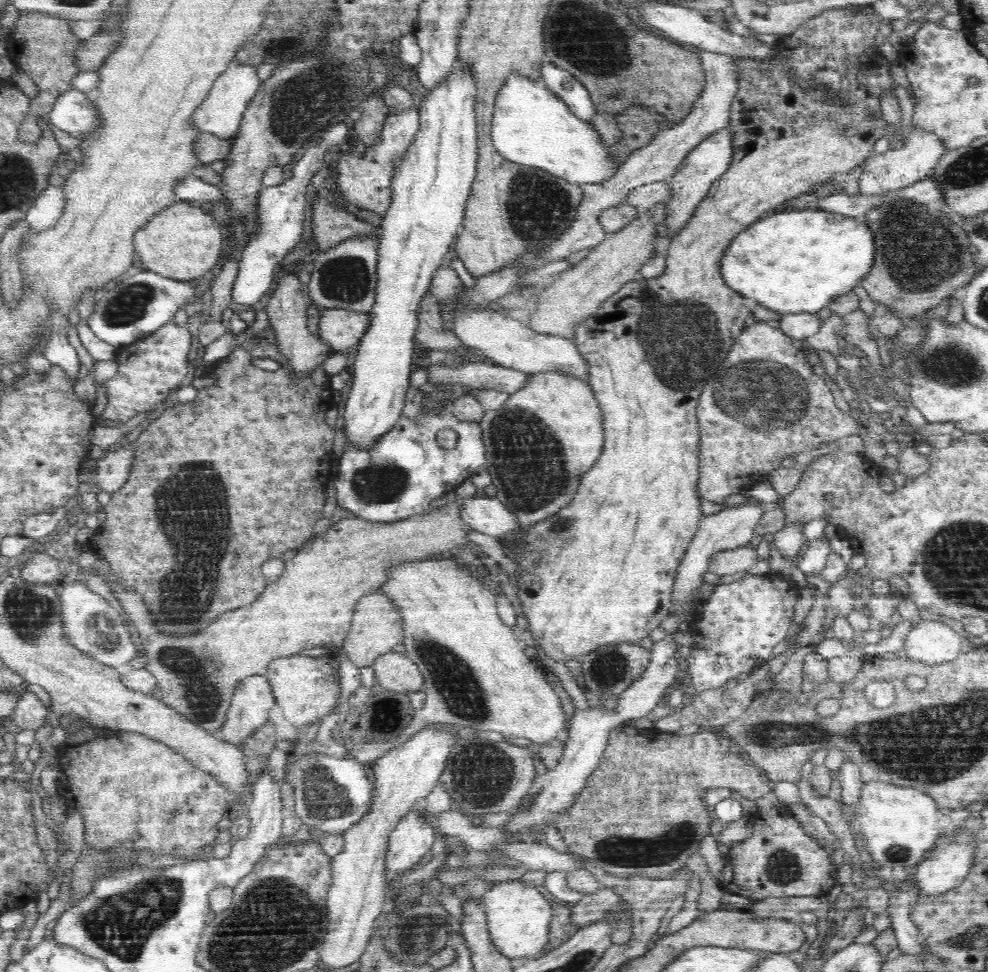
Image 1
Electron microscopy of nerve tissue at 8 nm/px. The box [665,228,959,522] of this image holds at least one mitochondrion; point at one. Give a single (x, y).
(737, 394)

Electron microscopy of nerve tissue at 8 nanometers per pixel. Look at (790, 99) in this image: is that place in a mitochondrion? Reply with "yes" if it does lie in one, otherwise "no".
no

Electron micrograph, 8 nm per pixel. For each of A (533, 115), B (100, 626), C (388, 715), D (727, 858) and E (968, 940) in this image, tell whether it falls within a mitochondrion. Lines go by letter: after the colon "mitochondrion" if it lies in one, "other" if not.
A: other
B: mitochondrion
C: mitochondrion
D: other
E: mitochondrion

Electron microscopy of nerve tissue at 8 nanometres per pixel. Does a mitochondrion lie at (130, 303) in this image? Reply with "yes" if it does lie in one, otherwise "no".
yes

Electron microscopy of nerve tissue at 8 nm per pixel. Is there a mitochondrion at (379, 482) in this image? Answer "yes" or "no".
yes

